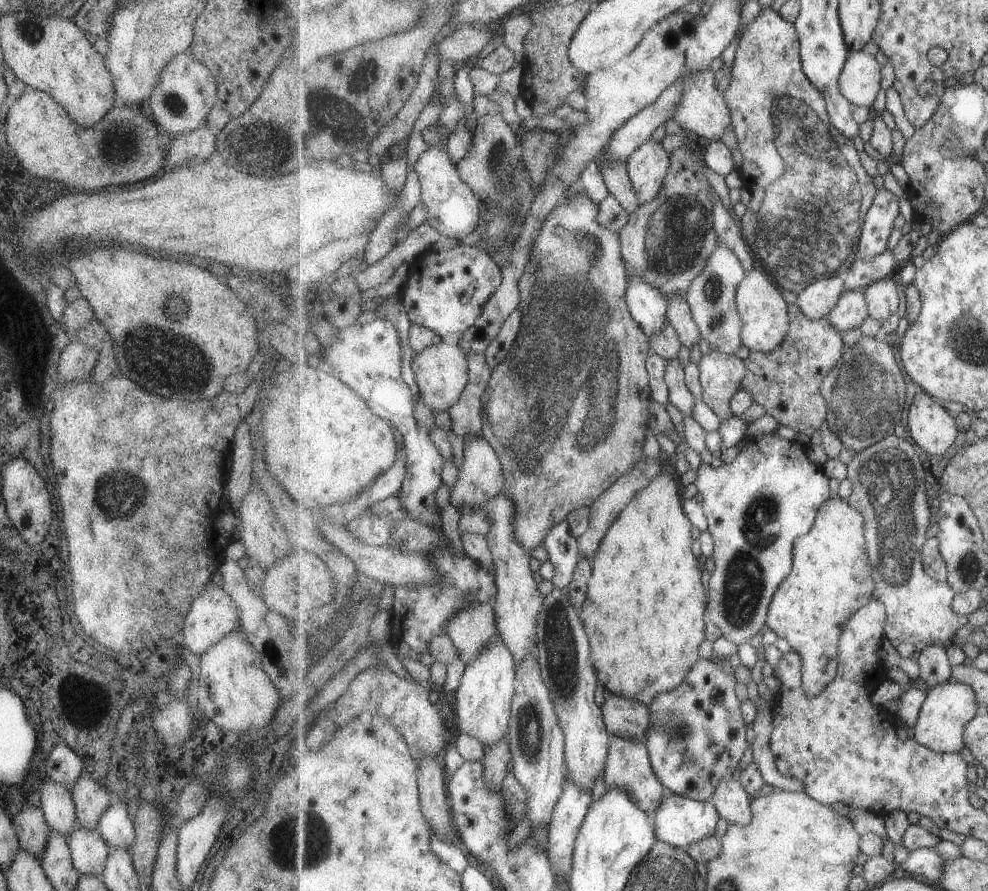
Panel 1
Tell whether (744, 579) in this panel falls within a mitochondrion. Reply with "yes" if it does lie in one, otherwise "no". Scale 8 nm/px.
yes

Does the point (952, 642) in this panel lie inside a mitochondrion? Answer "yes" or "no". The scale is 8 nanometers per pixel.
no

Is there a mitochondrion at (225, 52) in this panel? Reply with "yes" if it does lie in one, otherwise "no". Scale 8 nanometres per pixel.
no

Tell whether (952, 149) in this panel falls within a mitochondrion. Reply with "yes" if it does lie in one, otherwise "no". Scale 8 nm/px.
yes

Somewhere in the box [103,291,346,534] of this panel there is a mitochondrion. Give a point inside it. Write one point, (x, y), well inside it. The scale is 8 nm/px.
(162, 352)

